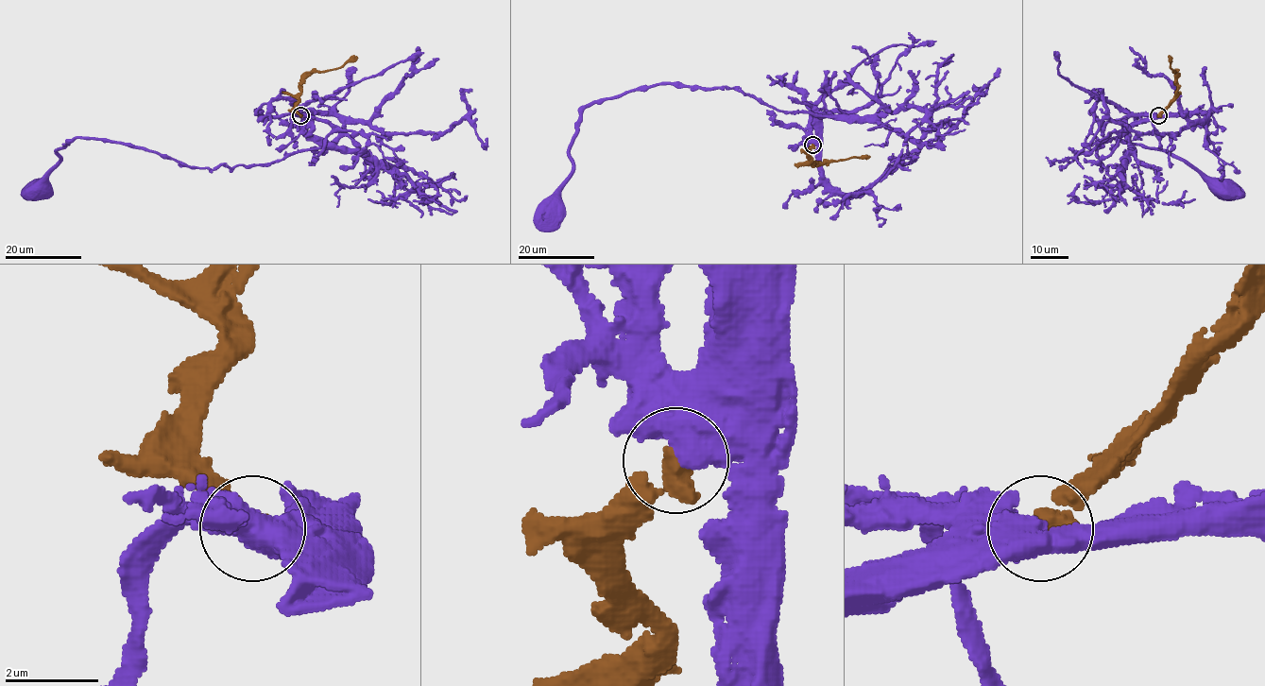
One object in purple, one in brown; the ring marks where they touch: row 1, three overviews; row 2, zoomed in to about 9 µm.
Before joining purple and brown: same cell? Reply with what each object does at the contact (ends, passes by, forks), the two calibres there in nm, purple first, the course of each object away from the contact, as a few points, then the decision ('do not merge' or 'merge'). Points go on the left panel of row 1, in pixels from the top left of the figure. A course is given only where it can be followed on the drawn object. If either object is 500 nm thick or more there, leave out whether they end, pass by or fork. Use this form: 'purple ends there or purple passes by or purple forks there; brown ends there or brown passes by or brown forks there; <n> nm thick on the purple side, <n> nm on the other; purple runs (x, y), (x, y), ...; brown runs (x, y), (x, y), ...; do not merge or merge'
850 nm thick on the purple side, 480 nm on the other; purple runs (300, 115), (320, 146), (279, 160), (210, 170), (107, 139), (75, 137), (57, 150), (59, 160), (36, 190); brown runs (300, 115), (296, 109), (302, 82), (315, 72), (340, 68), (357, 57); merge

